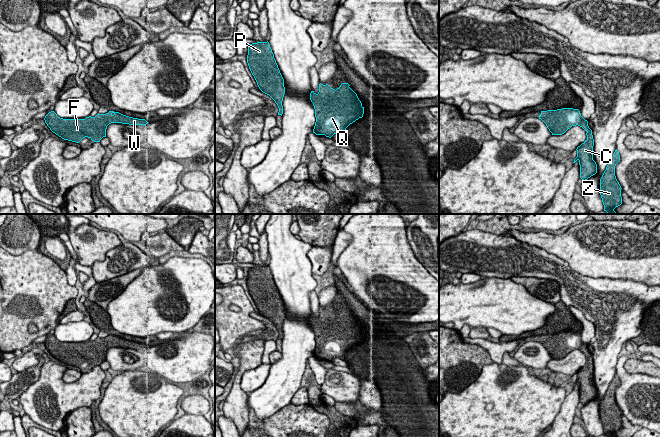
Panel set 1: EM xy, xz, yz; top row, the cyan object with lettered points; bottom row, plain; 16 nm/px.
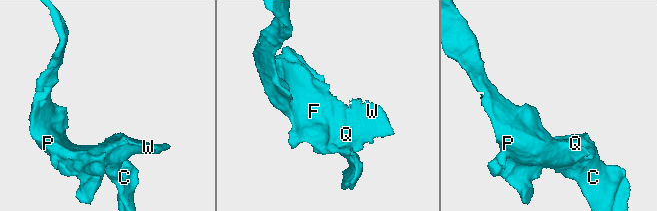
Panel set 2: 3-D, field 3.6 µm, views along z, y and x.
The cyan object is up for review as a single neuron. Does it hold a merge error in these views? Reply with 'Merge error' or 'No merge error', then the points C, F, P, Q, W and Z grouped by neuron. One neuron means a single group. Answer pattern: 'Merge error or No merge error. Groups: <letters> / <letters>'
No merge error. Groups: C F P Q W Z

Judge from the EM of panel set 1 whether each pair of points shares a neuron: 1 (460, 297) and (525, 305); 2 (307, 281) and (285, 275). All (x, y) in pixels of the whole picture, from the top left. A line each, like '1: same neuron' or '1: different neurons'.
1: same neuron
2: same neuron

